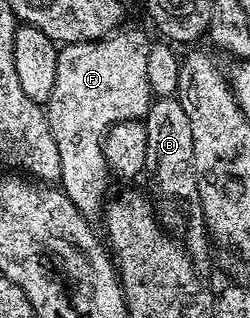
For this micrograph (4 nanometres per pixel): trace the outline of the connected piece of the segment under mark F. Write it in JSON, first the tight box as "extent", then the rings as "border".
{"extent":[47,26,155,221],"border":[[[126,26],[105,39],[93,43],[67,43],[57,52],[55,69],[55,89],[47,104],[47,114],[55,146],[59,149],[60,190],[75,204],[85,218],[93,221],[102,214],[107,202],[105,190],[109,187],[111,172],[104,159],[105,135],[115,124],[129,120],[144,120],[150,103],[155,99],[151,85],[147,81],[147,53],[151,46],[148,39],[137,27]]]}

